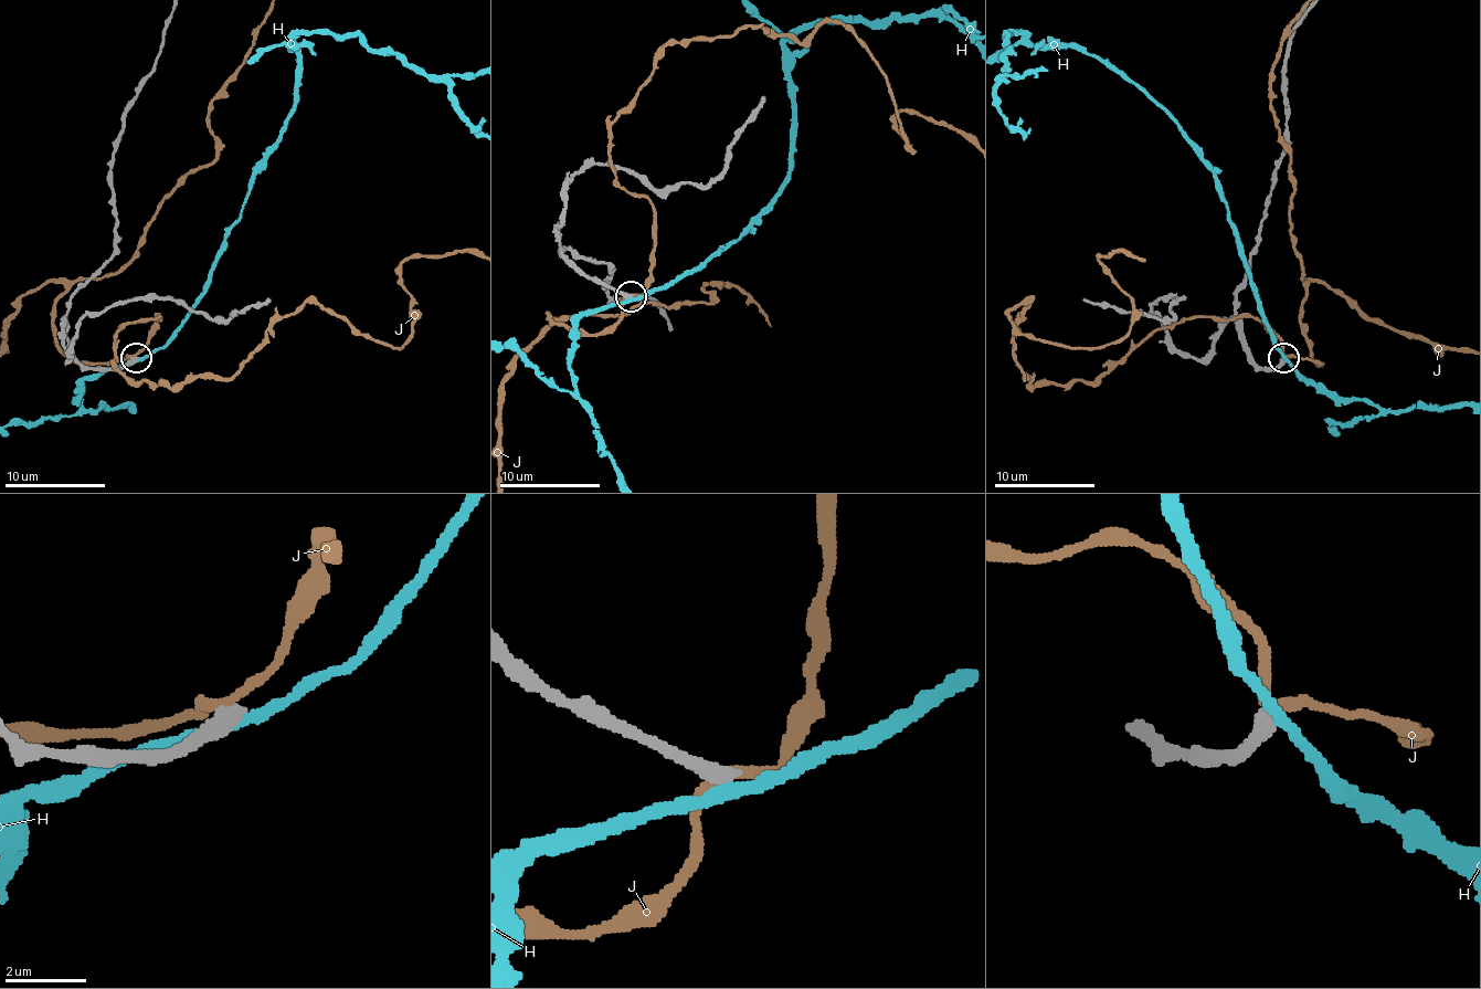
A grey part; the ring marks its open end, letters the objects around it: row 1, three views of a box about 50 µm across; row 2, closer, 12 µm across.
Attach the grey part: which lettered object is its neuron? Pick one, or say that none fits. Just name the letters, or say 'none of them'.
none of them

